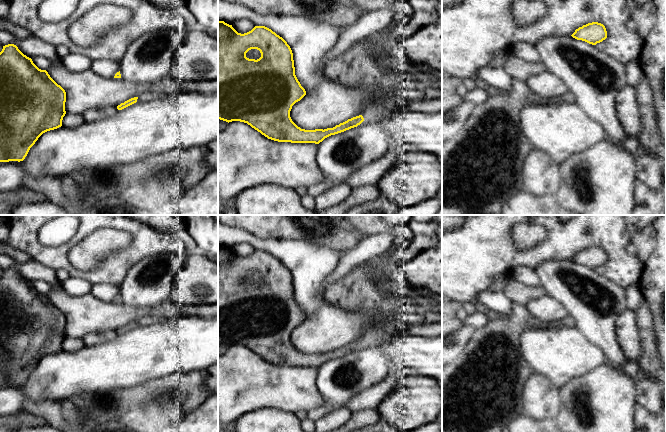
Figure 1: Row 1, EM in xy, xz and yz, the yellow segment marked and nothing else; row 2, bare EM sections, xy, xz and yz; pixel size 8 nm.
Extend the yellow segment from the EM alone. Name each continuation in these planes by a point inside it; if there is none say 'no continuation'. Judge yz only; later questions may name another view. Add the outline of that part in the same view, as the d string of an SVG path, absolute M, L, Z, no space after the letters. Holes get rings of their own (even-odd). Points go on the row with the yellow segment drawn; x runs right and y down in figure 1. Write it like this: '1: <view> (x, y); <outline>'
no continuation

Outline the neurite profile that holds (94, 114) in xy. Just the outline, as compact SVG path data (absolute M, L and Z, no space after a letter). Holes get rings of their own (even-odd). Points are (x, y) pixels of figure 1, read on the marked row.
M115 106L89 109L83 113L84 122L94 122L113 116L117 111L118 109Z

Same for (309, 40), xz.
M218 0L218 21L239 19L249 19L256 26L265 26L287 42L293 53L295 75L306 93L313 91L323 78L324 73L320 70L322 58L345 29L303 16L264 16L243 5Z

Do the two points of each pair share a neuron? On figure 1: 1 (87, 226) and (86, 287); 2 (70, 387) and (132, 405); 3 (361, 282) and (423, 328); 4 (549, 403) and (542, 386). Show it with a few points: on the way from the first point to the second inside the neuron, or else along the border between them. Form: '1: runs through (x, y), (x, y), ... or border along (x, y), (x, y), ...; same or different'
1: border along (70, 276), (84, 278), (92, 284); different
2: border along (119, 388), (108, 394), (85, 395), (79, 400); different
3: border along (419, 321), (431, 322); different
4: runs through (545, 399), (542, 396), (542, 390); same

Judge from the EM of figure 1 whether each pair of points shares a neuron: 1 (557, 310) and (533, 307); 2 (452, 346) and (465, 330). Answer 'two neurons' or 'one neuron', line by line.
1: one neuron
2: one neuron

